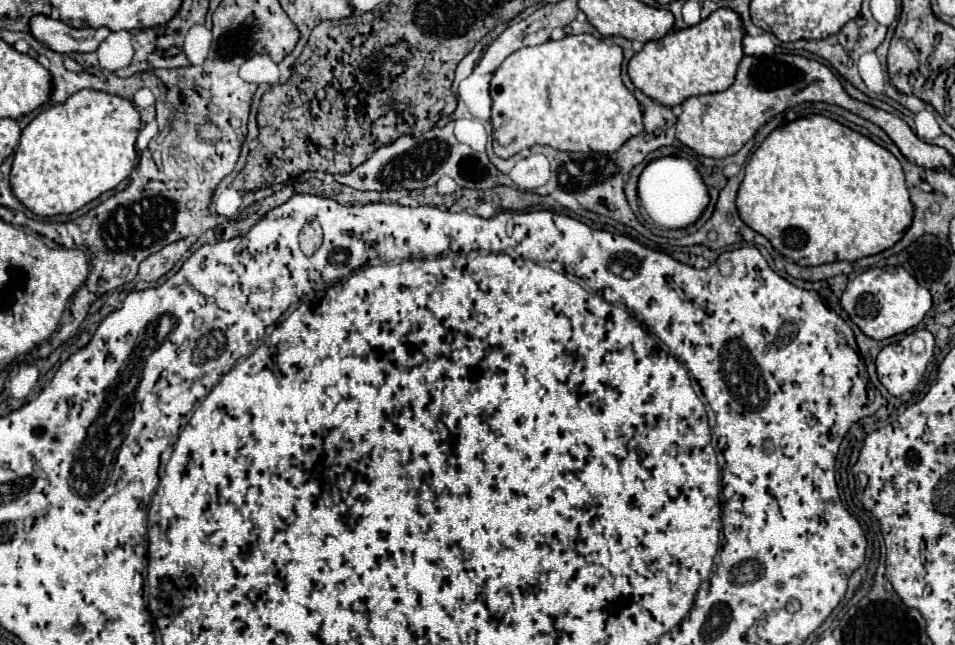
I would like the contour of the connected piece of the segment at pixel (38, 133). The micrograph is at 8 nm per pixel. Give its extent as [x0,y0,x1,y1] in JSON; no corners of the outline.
[10,90,140,218]

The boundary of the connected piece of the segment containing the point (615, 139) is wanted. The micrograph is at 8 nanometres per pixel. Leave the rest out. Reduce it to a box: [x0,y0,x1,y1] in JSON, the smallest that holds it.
[492,34,644,158]

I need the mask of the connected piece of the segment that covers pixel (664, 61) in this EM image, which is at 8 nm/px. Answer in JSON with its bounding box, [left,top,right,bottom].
[628,8,746,106]

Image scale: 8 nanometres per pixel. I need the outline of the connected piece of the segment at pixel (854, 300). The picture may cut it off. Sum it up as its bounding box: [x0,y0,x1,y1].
[840,268,932,340]

